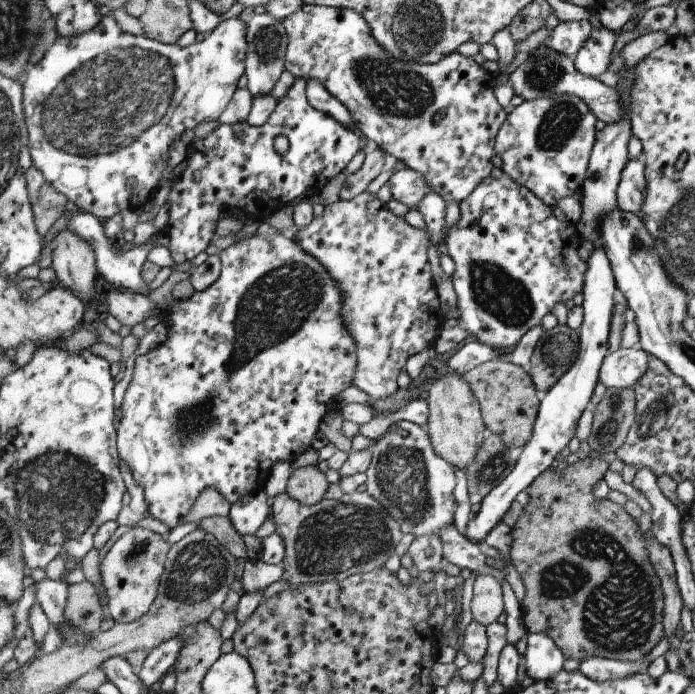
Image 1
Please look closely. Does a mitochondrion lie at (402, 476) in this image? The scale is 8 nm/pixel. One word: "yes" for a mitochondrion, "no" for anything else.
yes

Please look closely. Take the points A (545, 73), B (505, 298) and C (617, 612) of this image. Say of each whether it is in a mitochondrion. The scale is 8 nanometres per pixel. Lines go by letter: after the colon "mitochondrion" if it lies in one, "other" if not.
A: mitochondrion
B: mitochondrion
C: mitochondrion

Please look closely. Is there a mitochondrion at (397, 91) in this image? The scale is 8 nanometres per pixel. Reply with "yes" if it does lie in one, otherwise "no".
yes

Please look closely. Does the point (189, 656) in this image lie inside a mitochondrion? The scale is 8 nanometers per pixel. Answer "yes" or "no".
no

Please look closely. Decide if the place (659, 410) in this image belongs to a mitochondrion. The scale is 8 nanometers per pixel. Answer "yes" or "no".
yes

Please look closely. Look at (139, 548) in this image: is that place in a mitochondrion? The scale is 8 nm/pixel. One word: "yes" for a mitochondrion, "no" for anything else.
yes

